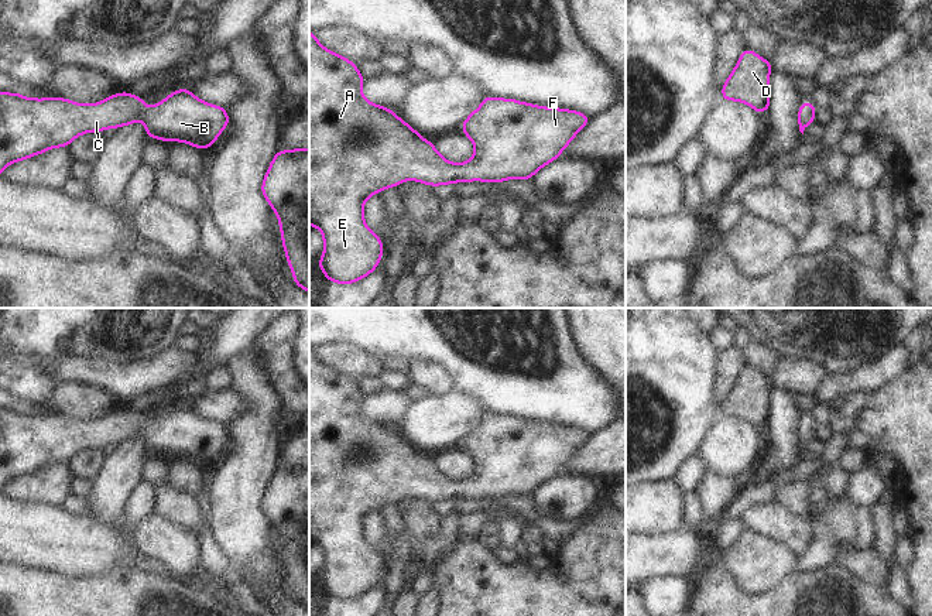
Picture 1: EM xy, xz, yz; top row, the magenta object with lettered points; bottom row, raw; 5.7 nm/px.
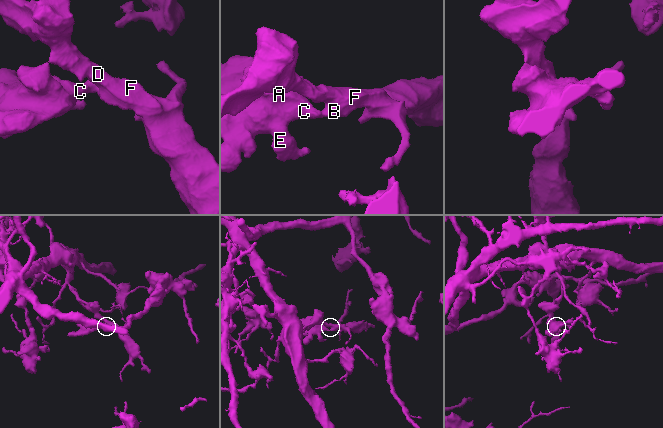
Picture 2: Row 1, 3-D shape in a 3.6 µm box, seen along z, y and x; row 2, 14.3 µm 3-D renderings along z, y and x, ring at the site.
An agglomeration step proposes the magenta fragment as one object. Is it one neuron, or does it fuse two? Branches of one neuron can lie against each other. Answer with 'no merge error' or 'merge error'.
no merge error

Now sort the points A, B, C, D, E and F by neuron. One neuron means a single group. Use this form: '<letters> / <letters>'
A B C D E F

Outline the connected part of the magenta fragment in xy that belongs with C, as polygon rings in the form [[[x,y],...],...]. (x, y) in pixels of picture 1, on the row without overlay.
[[[186,404],[148,425],[141,413],[127,408],[93,421],[0,408],[0,492],[8,480],[54,463],[68,463],[83,449],[119,445],[140,435],[150,455],[185,458],[201,466],[210,465],[229,442],[226,425],[202,418]]]

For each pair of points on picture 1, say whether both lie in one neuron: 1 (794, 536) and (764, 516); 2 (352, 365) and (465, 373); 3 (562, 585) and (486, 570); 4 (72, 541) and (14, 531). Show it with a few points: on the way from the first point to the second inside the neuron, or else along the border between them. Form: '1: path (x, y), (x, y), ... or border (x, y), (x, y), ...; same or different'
1: path (787, 529), (771, 519); same
2: border (350, 345), (360, 346), (380, 360); different
3: path (544, 585), (504, 585); same
4: path (58, 541), (45, 536), (28, 534); same

